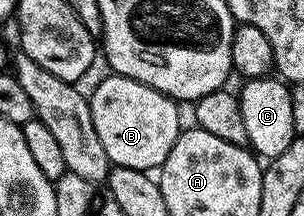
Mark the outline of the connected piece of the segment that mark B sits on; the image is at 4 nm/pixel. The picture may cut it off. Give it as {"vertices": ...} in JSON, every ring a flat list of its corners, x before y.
{"vertices":[[109,75,89,94,92,127,100,135,104,151,114,167,132,167,143,171,157,170,168,159,168,151,180,132,178,109,174,98,140,83,136,79]]}

